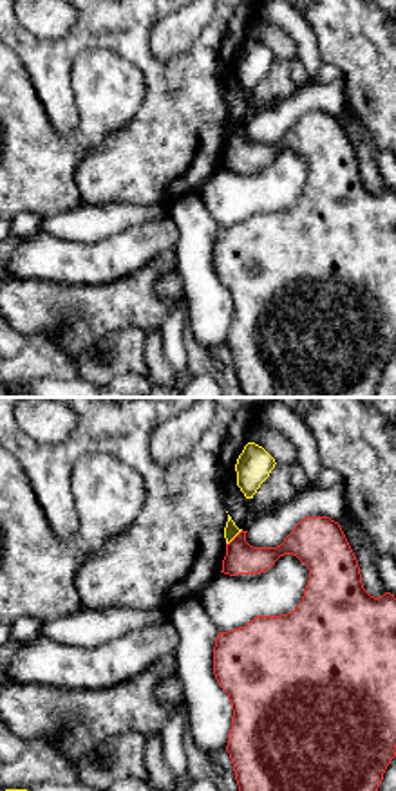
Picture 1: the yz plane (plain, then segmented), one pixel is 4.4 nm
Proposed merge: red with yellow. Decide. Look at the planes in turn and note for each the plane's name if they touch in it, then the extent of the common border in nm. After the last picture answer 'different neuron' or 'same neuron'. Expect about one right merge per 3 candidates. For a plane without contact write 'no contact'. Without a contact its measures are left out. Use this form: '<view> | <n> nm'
yz | 100 nm

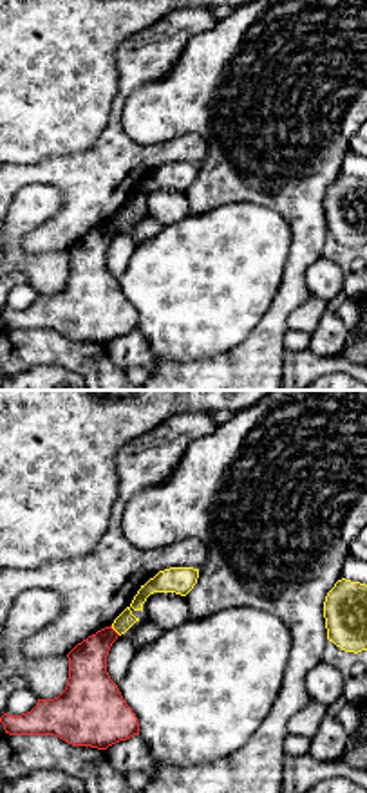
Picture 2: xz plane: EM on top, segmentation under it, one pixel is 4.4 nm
xz | 60 nm

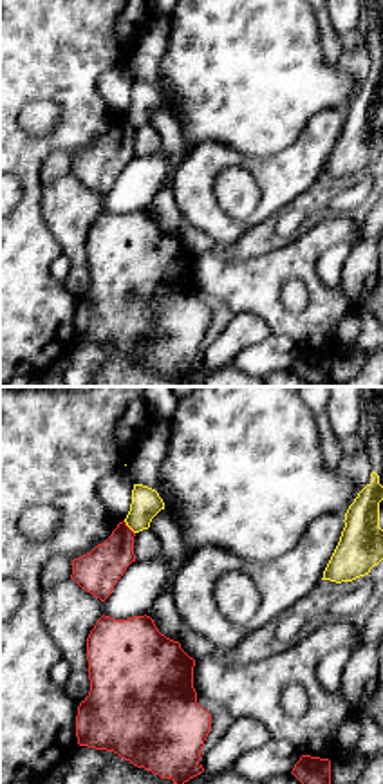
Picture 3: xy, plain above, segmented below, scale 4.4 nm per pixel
xy | 80 nm

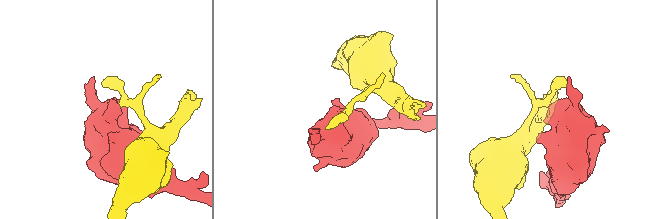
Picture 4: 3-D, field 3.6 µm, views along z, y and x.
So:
different neuron

